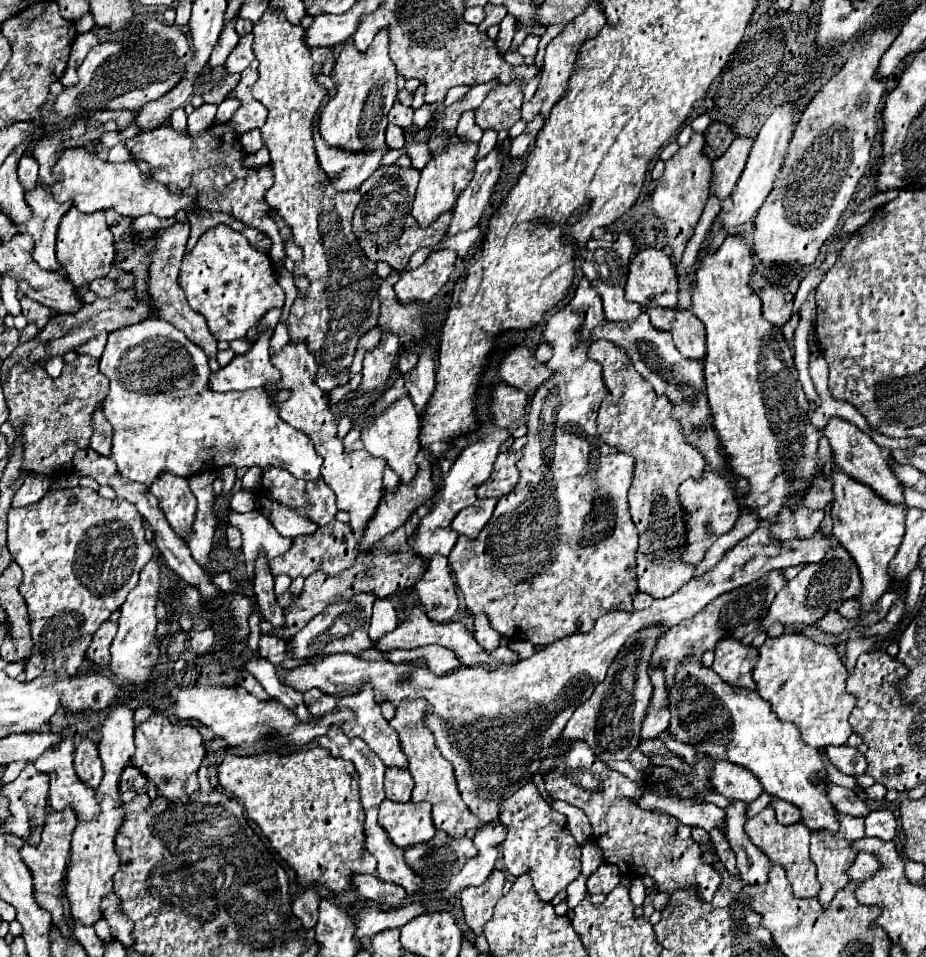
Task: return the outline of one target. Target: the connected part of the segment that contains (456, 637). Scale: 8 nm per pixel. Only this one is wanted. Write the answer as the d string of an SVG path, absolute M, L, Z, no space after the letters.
M415 604L411 608L411 614L405 622L401 622L395 630L387 632L383 638L379 638L377 642L373 642L373 648L375 650L381 650L381 652L391 652L391 650L397 650L397 648L403 648L403 650L409 650L409 648L419 648L419 646L427 646L427 644L439 644L439 646L445 646L445 648L451 648L457 658L465 664L465 666L471 666L475 668L477 664L485 664L489 668L497 668L499 664L513 664L519 660L519 654L513 652L509 646L499 646L495 652L485 652L477 640L473 638L473 634L469 632L469 628L463 624L463 622L447 622L447 624L439 624L439 622L431 622L421 604Z

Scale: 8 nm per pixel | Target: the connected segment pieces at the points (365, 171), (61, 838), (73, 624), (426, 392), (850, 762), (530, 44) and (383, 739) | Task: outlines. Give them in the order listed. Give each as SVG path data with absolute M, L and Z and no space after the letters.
M319 118L313 122L313 134L315 134L315 150L321 168L329 174L333 184L341 190L357 190L361 182L371 176L371 172L381 164L383 156L391 150L389 146L381 150L363 150L363 152L349 152L343 148L327 146L319 132Z
M47 808L43 832L41 832L41 842L37 846L31 846L29 842L25 842L23 848L19 850L21 860L29 866L31 874L33 874L33 888L35 888L37 904L41 904L41 908L51 912L53 922L57 922L61 932L67 932L67 926L65 926L65 916L63 916L63 908L59 902L59 886L61 886L61 880L65 876L67 856L69 856L69 848L71 848L71 834L73 834L77 824L77 816L73 816L73 812L69 812L69 808L65 808L65 812L49 812L49 808Z
M77 486L53 488L35 504L11 508L7 522L7 548L11 558L23 570L19 592L27 602L31 618L33 652L25 664L25 680L33 680L45 674L45 670L55 670L59 664L65 668L65 672L79 672L85 662L85 652L91 644L93 632L97 632L99 624L105 622L111 612L125 602L125 596L139 582L141 568L153 556L153 548L145 540L143 518L135 504L123 498L105 500L95 490Z
M431 346L425 348L419 354L417 366L405 378L409 396L419 412L425 410L425 406L429 404L429 398L433 396L433 390L435 390L435 360L433 360L433 356L435 356L435 350Z
M827 746L827 756L831 764L847 776L861 776L865 774L865 756L851 746Z
M527 36L527 40L517 48L517 52L523 52L523 56L535 56L537 54L537 44L539 44L537 36Z
M361 688L361 692L355 692L353 696L341 696L337 708L349 708L355 714L353 720L341 724L341 730L347 736L359 736L365 740L385 766L407 768L407 756L399 746L397 732L383 718L371 688Z

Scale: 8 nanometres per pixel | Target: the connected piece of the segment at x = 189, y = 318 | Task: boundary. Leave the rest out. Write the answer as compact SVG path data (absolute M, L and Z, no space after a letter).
M175 222L173 226L165 228L165 232L161 232L161 236L157 236L157 248L153 248L153 268L149 268L149 294L153 300L153 308L157 308L157 318L163 318L167 322L171 322L175 328L179 328L193 344L201 346L205 350L205 354L209 358L215 358L217 354L217 340L213 338L213 334L209 332L205 320L201 318L201 314L193 312L185 300L183 290L177 284L177 276L179 276L179 264L185 252L185 244L189 238L189 222Z

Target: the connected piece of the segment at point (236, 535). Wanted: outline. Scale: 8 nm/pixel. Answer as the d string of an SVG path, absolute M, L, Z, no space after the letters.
M227 526L225 528L225 536L227 536L227 542L229 542L229 546L231 548L241 548L241 544L243 544L243 534L241 534L241 530L237 528L237 526Z

